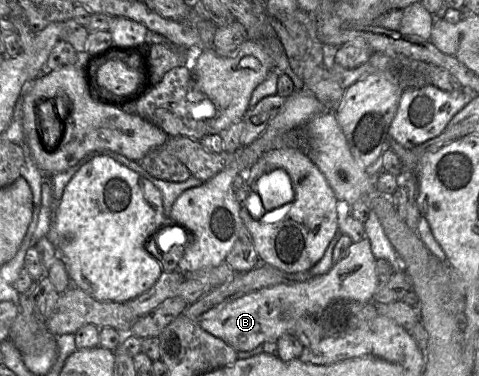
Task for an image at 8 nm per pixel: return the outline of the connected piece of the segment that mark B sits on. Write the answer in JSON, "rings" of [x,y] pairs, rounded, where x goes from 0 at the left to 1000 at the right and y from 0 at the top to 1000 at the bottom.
{"rings":[[[762,630],[747,644],[735,644],[724,678],[701,697],[683,726],[658,731],[624,755],[576,755],[472,798],[422,835],[415,862],[495,936],[526,931],[553,910],[576,910],[591,888],[614,886],[616,864],[630,840],[660,840],[699,798],[781,798],[795,753],[787,731],[785,694],[772,638]]]}

